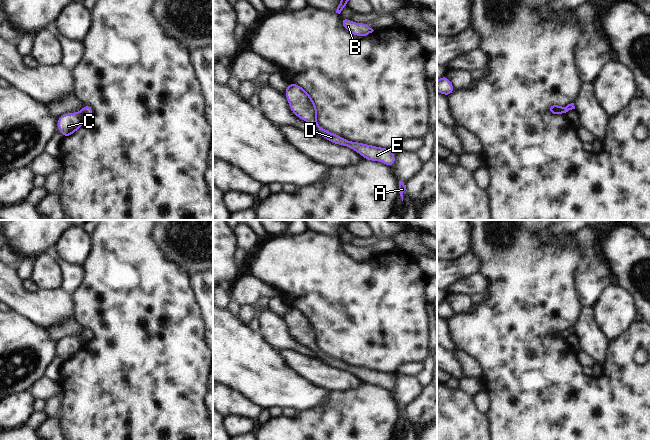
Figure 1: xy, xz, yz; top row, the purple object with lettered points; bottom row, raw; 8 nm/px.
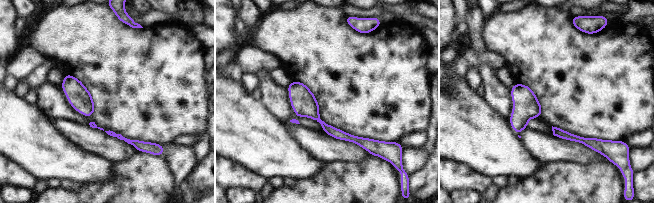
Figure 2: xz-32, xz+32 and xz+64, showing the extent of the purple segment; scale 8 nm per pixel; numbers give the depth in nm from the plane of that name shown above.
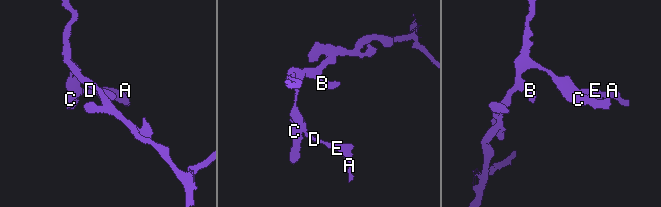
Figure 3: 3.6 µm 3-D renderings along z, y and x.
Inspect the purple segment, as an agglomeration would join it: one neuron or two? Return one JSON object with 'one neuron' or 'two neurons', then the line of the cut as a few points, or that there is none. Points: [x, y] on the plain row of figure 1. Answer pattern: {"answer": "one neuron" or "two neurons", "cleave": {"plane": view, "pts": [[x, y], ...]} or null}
{"answer": "one neuron", "cleave": null}

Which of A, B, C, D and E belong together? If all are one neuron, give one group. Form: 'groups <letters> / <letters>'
groups A B C D E

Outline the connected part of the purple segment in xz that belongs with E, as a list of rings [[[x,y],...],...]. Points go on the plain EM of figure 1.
[[[290,307],[285,313],[285,319],[292,336],[300,343],[307,345],[314,353],[314,357],[328,365],[349,371],[370,385],[382,385],[384,389],[395,390],[395,378],[392,373],[375,371],[364,367],[349,365],[343,361],[321,352],[317,348],[317,331],[311,320],[300,310]]]

